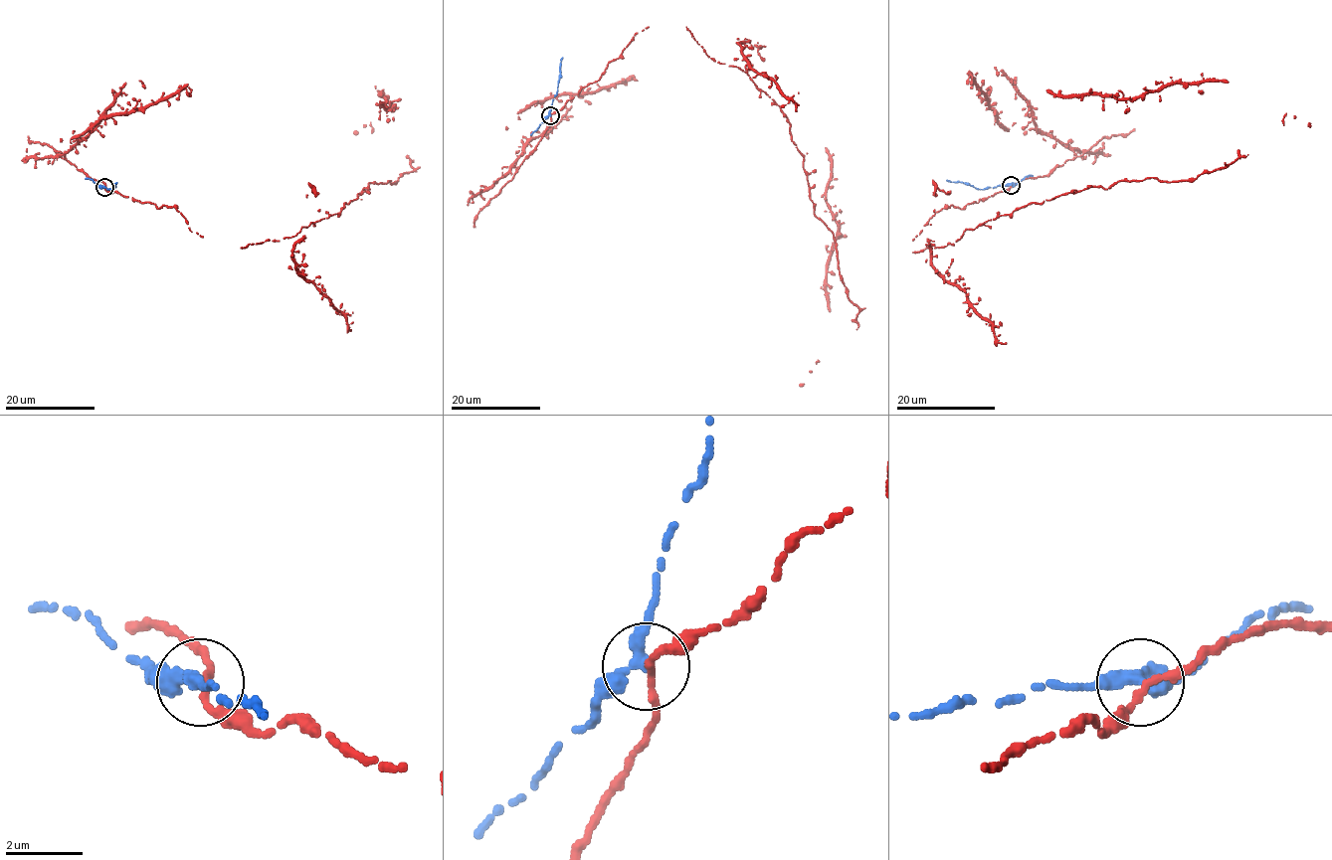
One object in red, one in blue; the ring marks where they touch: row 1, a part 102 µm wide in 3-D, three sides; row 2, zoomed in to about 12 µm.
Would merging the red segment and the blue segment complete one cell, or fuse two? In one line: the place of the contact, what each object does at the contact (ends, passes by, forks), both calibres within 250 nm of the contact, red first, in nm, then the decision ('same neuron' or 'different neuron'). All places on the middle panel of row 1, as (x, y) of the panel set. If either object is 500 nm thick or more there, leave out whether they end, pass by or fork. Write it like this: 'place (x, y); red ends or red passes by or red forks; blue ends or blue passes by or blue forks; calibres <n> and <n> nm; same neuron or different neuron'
place (550, 115); red passes by; blue passes by; calibres 190 and 320 nm; different neuron

